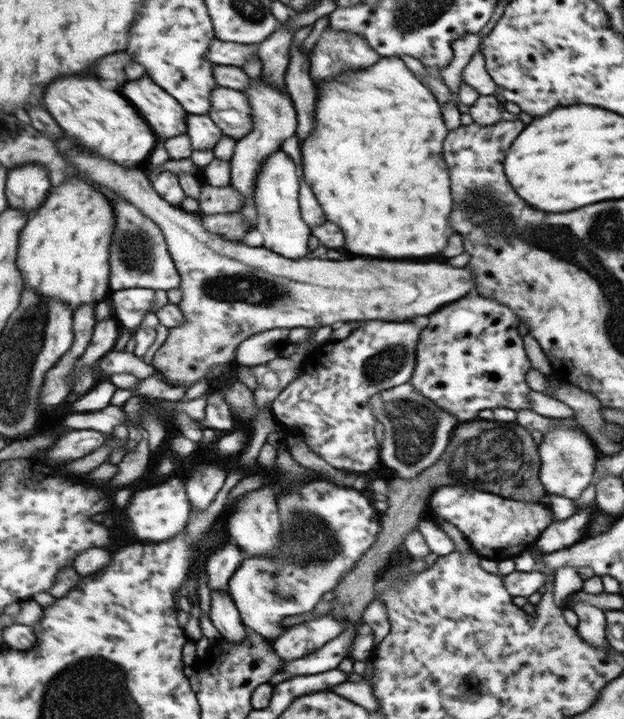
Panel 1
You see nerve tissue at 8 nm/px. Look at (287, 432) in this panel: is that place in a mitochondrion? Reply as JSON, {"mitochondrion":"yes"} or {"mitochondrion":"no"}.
{"mitochondrion":"no"}

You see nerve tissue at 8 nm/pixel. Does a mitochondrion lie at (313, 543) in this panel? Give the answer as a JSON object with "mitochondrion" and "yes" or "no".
{"mitochondrion":"yes"}

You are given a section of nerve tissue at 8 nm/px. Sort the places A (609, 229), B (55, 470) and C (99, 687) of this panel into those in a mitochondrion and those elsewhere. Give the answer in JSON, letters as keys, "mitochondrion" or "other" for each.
{"A":"mitochondrion","B":"other","C":"mitochondrion"}

